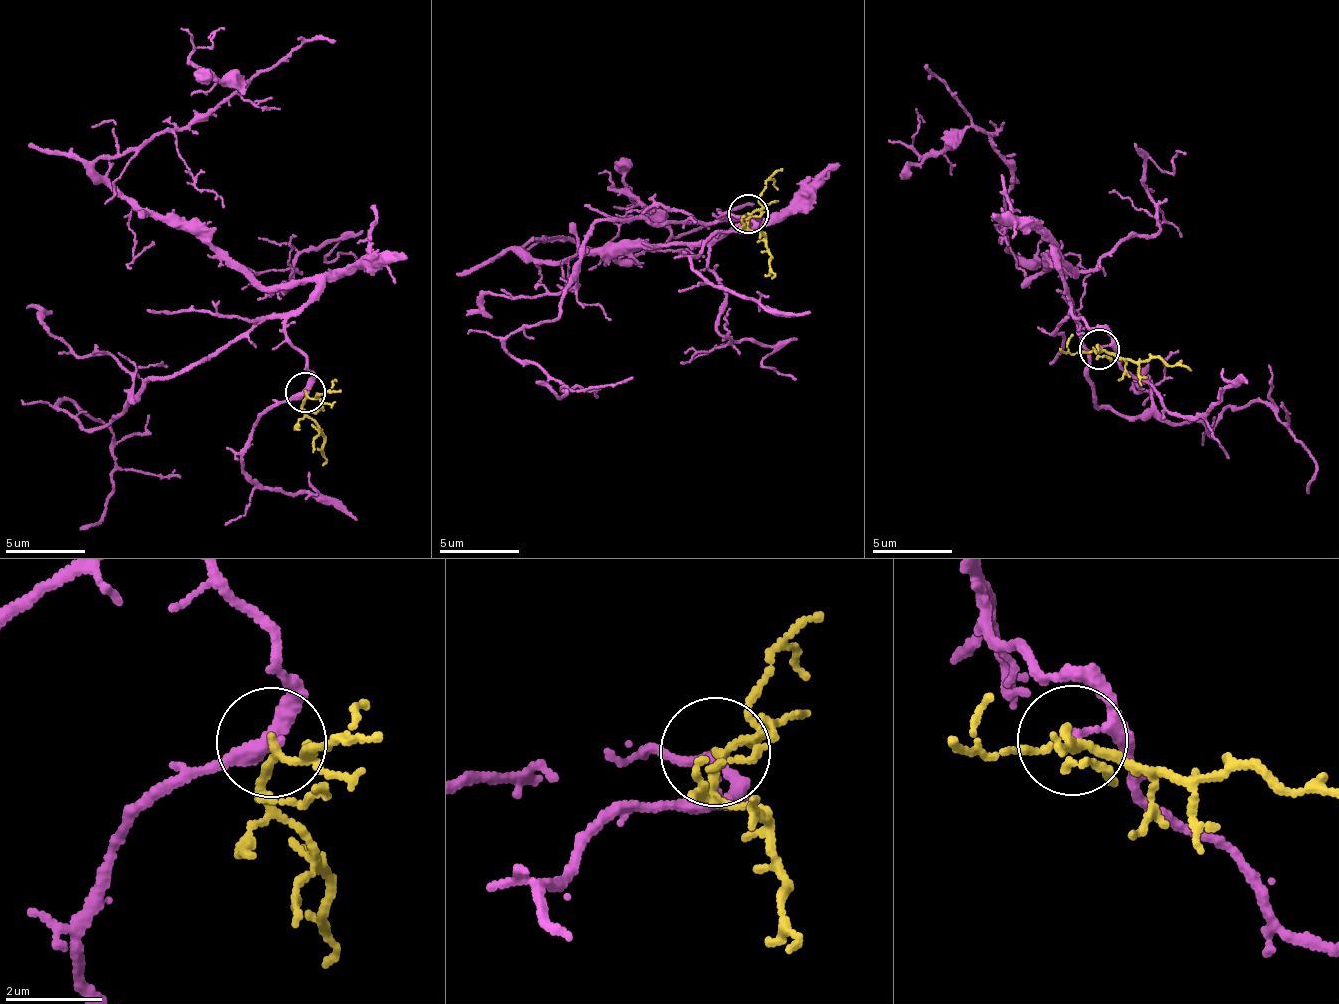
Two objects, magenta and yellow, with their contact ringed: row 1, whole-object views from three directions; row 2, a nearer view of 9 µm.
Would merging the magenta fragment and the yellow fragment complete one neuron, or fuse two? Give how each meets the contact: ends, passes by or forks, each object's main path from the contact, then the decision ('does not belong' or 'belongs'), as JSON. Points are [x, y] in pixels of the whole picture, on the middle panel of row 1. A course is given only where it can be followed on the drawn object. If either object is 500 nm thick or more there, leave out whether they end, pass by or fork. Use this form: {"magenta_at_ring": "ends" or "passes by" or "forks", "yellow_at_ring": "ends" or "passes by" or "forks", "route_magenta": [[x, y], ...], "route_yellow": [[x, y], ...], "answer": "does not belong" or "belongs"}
{"magenta_at_ring": "passes by", "yellow_at_ring": "forks", "route_magenta": [[751, 214], [690, 242], [522, 250], [638, 256], [669, 233], [614, 189], [644, 203]], "route_yellow": [[747, 214], [747, 229], [764, 236], [772, 280]], "answer": "does not belong"}

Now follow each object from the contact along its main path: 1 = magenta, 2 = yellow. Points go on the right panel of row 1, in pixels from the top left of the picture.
1: (1100, 348), (1057, 256), (1074, 279), (1010, 253), (1004, 158), (970, 128), (920, 153), (917, 107)
2: (1100, 350), (1137, 361), (1192, 369)

